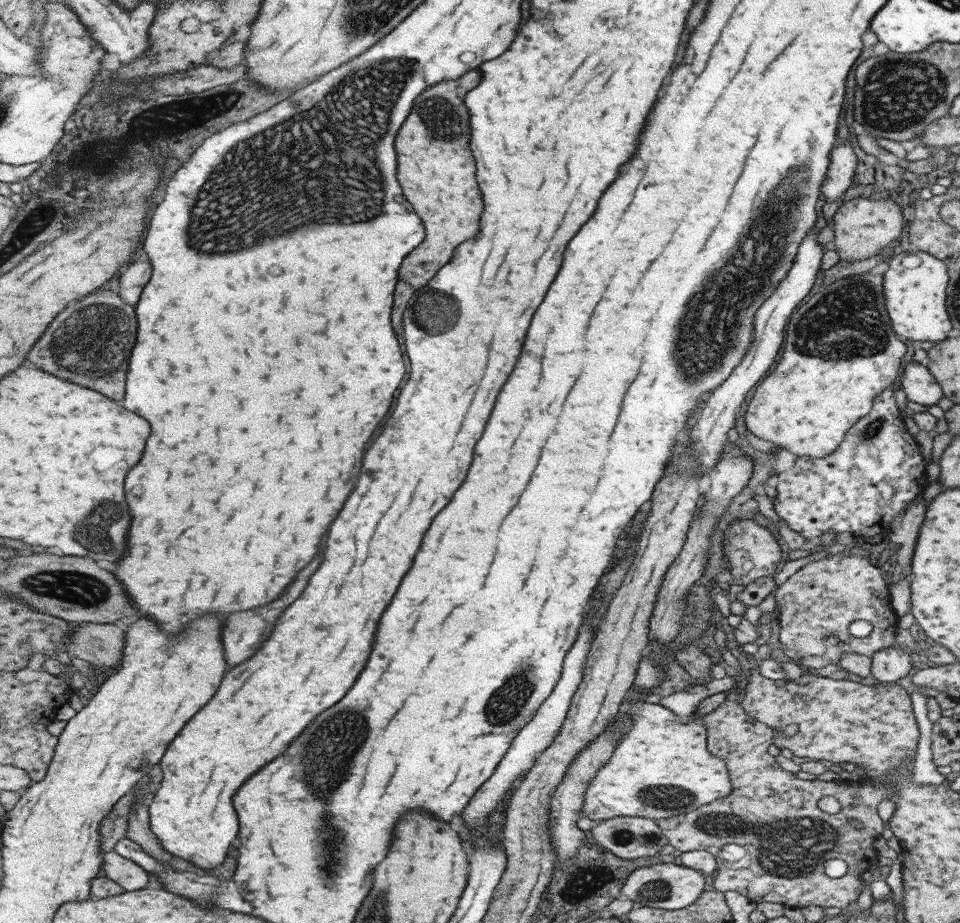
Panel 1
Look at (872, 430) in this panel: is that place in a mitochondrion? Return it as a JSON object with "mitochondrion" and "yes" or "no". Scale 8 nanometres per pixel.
{"mitochondrion":"yes"}

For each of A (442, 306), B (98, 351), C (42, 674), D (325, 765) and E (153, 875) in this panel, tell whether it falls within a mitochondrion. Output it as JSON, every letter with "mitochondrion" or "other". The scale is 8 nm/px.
{"A":"mitochondrion","B":"mitochondrion","C":"other","D":"mitochondrion","E":"other"}

